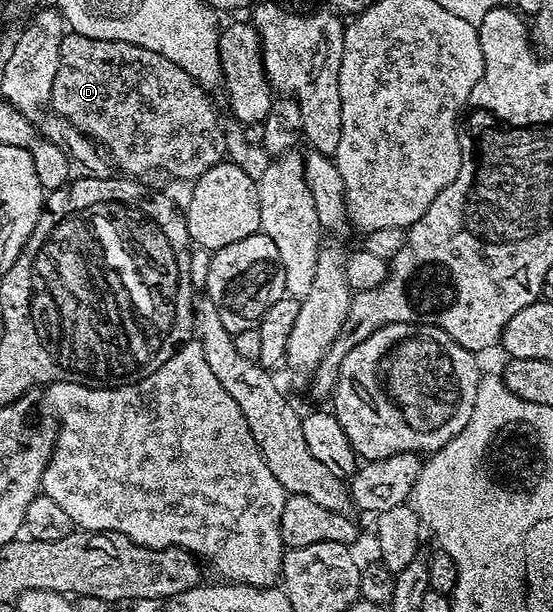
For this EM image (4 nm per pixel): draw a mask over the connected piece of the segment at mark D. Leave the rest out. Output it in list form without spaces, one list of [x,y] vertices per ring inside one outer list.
[[[66,34],[62,41],[61,56],[59,57],[58,72],[55,74],[54,89],[51,107],[58,116],[65,118],[91,139],[100,145],[107,152],[108,158],[118,167],[121,166],[126,176],[145,177],[148,171],[166,171],[169,175],[174,175],[177,179],[189,179],[196,181],[203,173],[214,167],[216,163],[222,162],[226,154],[225,139],[226,132],[221,131],[217,124],[217,111],[213,108],[213,103],[209,100],[210,92],[196,83],[175,61],[167,61],[159,53],[151,53],[151,49],[139,49],[139,45],[127,45],[127,41],[103,41],[95,37],[83,37],[82,35]]]

